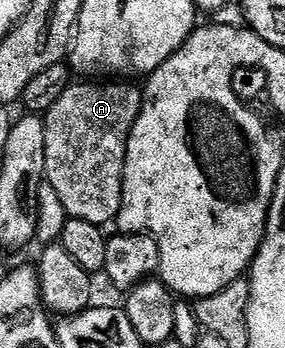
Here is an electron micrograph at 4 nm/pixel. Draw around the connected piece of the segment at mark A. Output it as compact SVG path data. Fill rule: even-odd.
M80 82L66 88L58 101L44 112L44 166L45 183L56 190L60 206L64 206L71 220L83 220L99 226L117 221L122 205L122 175L126 165L126 143L132 126L140 114L142 88L130 84L106 84L110 82Z

